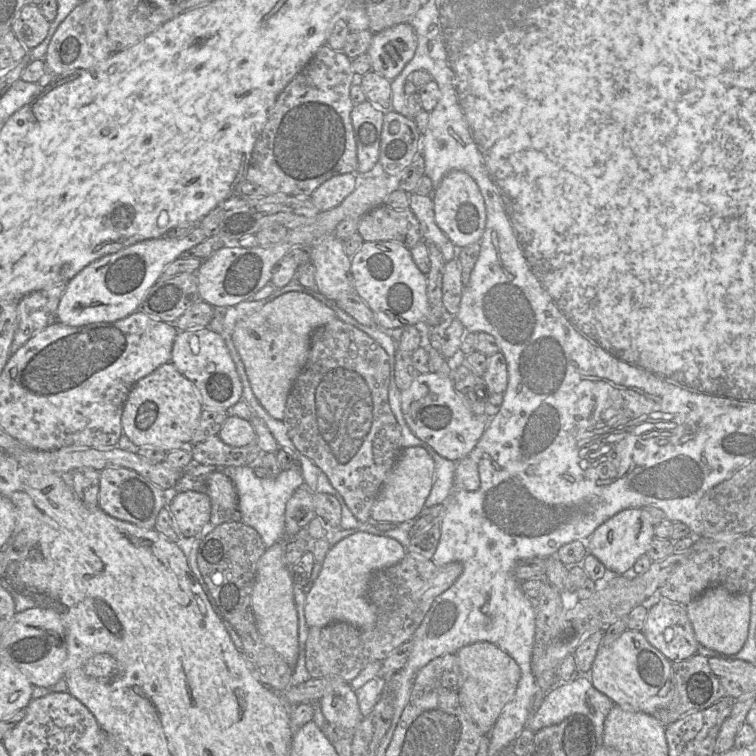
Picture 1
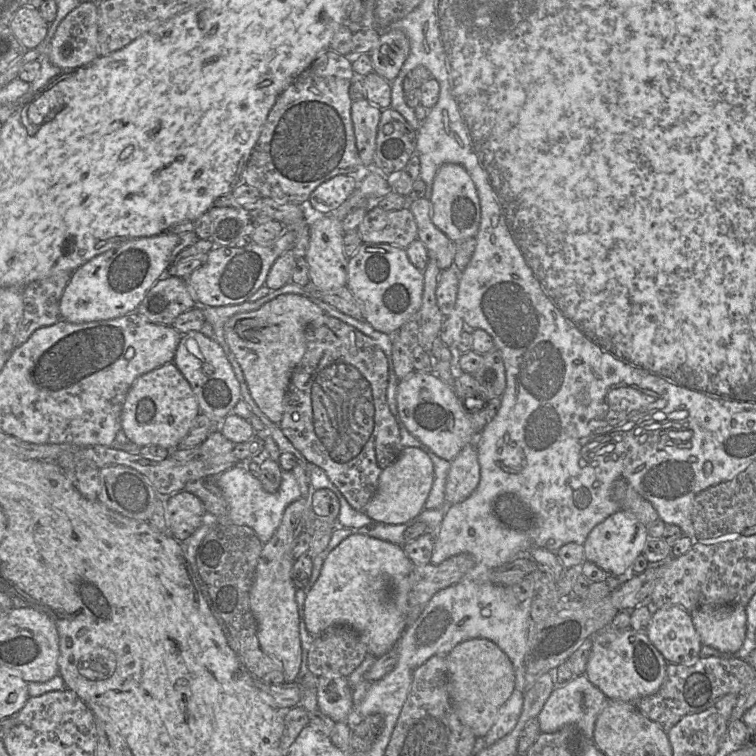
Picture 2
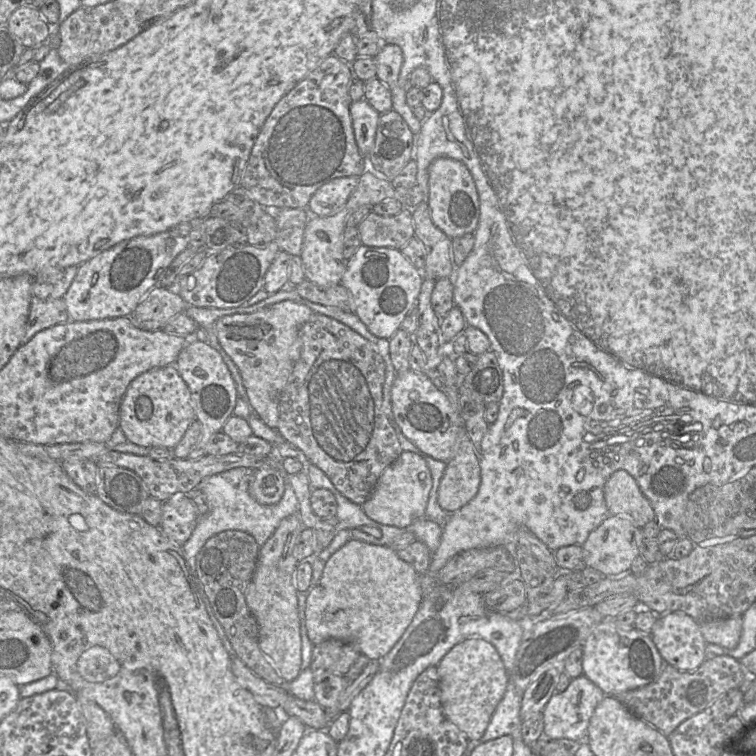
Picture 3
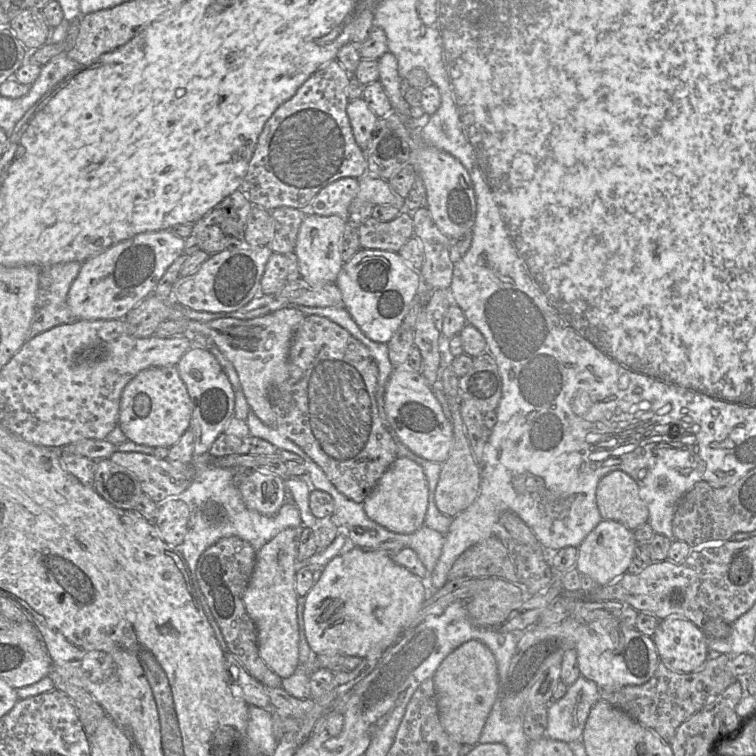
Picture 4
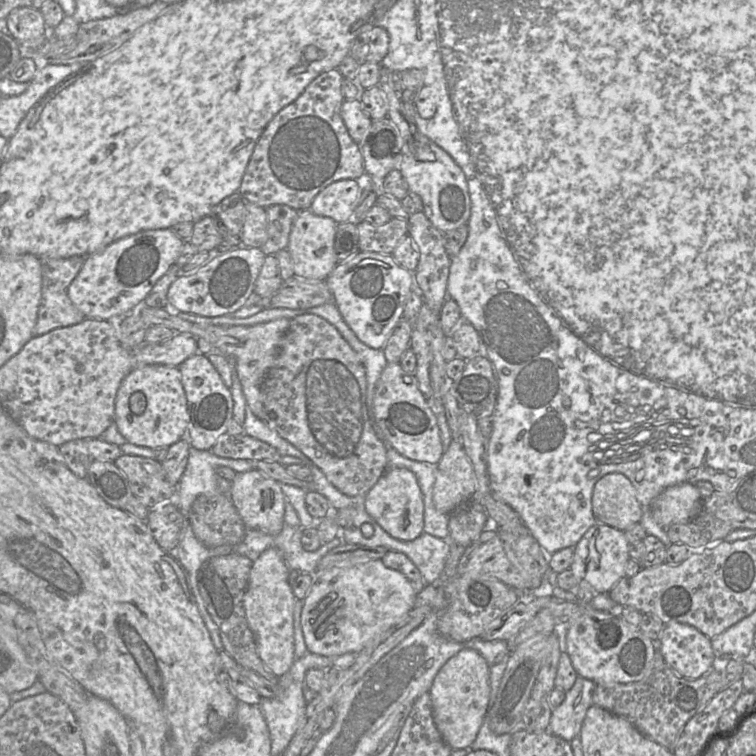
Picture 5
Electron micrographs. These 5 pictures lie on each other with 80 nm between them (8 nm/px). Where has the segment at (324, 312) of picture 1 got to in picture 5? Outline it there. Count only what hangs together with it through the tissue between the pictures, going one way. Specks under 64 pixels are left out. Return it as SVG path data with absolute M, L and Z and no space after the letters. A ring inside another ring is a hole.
M144 304L136 306L129 314L140 315L149 327L163 325L175 331L175 334L191 334L195 338L207 340L213 349L217 349L234 363L234 372L241 383L247 406L257 418L267 423L268 415L261 402L260 388L267 371L278 355L279 341L288 330L290 319L279 318L251 326L198 325L170 314L164 308L147 307Z

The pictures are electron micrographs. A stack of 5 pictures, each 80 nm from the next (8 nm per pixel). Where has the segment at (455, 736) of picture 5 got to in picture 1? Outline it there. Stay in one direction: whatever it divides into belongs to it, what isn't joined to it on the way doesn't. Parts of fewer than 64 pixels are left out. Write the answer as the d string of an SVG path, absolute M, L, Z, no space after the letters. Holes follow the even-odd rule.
M478 641L460 648L456 652L460 670L458 692L462 709L473 719L484 733L489 733L503 707L513 697L521 671L516 661L497 645Z

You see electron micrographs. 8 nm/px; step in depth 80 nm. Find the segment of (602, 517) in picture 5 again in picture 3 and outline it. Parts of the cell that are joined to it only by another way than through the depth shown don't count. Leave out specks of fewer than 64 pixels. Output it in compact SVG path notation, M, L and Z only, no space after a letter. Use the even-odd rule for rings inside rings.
M625 470L614 471L604 486L604 498L611 515L628 518L642 529L656 515L636 480Z

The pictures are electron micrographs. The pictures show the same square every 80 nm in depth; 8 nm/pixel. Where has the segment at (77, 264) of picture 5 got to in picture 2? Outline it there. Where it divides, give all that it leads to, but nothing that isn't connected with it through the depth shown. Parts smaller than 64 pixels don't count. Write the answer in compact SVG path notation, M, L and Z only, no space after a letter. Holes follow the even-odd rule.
M55 273L49 278L33 281L23 289L23 316L15 336L15 348L28 340L38 328L50 326L62 319L60 300L72 273Z

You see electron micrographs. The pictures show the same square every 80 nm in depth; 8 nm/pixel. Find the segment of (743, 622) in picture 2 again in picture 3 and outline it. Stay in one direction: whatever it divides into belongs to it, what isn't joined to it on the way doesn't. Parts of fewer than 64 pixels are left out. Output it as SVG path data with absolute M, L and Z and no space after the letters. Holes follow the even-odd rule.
M742 615L700 621L699 628L707 643L734 649L742 632Z

